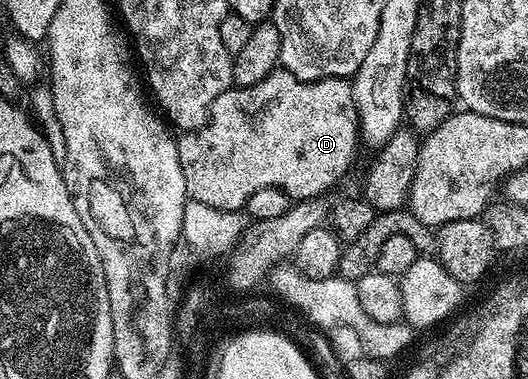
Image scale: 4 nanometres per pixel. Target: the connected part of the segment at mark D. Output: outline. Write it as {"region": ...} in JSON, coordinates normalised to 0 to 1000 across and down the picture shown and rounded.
{"region":[[[527,174],[519,190],[506,195],[498,216],[483,216],[483,227],[453,232],[438,227],[396,282],[396,325],[366,348],[348,351],[335,369],[335,404],[339,406],[339,438],[347,438],[347,480],[350,483],[352,520],[369,533],[384,533],[384,544],[413,549],[424,559],[445,559],[462,551],[468,522],[483,512],[483,501],[498,501],[498,491],[521,491],[536,499],[549,530],[580,528],[591,517],[616,517],[621,496],[631,496],[661,454],[669,420],[680,393],[680,330],[676,322],[676,282],[669,266],[669,227],[659,208],[629,201],[617,211],[568,211],[559,206],[542,179]]]}

